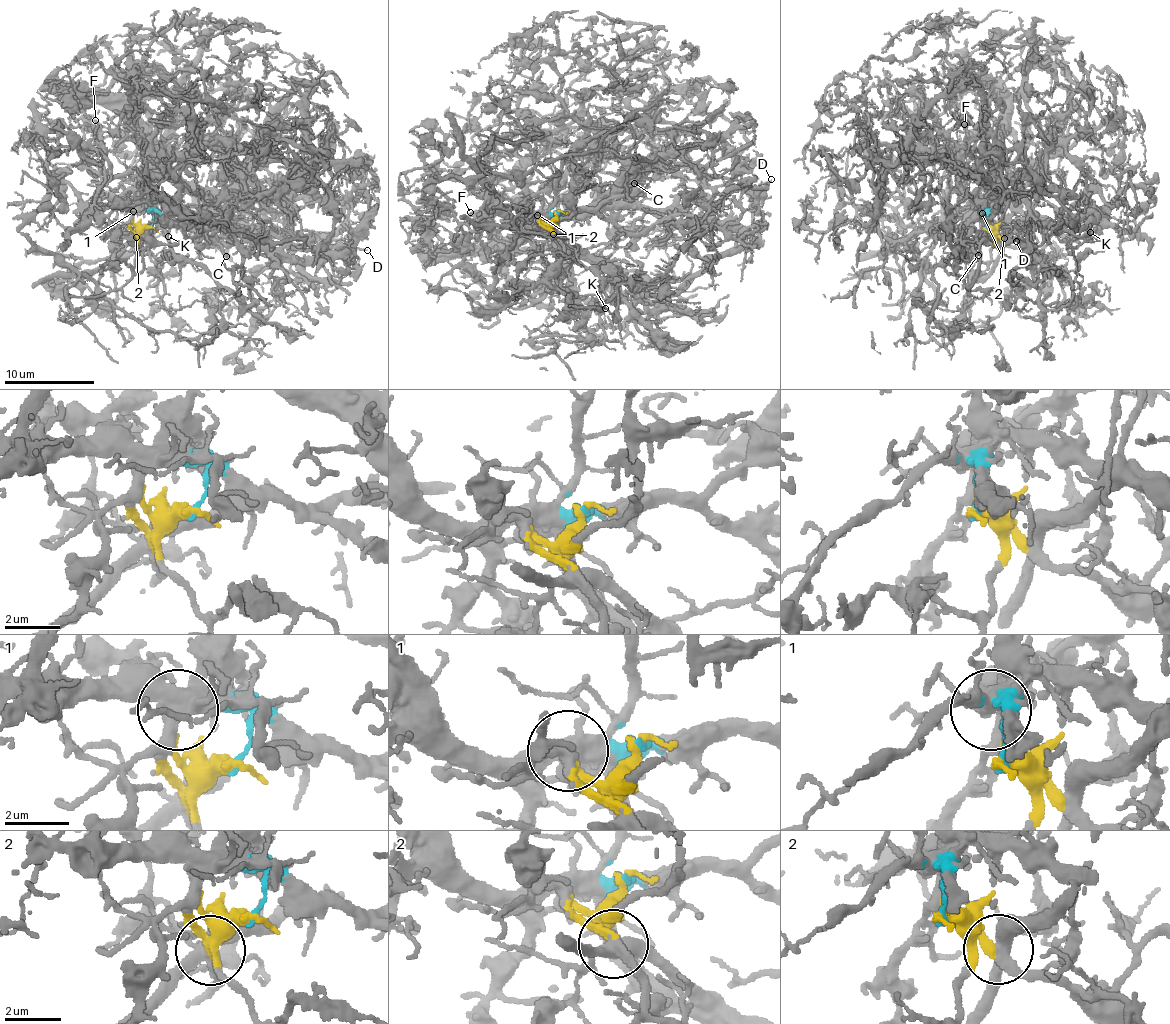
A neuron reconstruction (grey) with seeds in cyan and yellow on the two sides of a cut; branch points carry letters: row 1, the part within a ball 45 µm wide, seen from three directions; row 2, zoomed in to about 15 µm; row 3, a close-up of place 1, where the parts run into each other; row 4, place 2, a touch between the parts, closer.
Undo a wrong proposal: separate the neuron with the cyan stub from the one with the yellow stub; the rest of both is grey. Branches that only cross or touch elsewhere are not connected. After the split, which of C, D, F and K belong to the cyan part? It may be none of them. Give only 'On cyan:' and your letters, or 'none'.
On cyan: C, D, F

